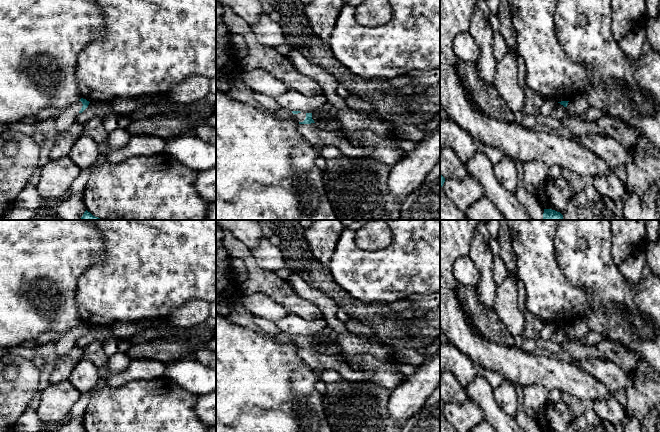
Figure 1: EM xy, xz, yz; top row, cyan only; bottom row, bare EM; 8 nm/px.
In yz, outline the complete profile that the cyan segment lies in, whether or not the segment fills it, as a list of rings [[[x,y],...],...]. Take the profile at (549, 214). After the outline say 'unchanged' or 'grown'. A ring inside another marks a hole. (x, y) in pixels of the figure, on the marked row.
[[[544,209],[543,220],[564,220],[563,215],[552,209]]] | unchanged

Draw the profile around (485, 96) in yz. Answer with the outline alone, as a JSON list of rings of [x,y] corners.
[[[461,62],[458,71],[465,90],[483,114],[502,121],[514,122],[514,113],[499,95],[495,85],[484,82],[479,77],[476,64]]]

